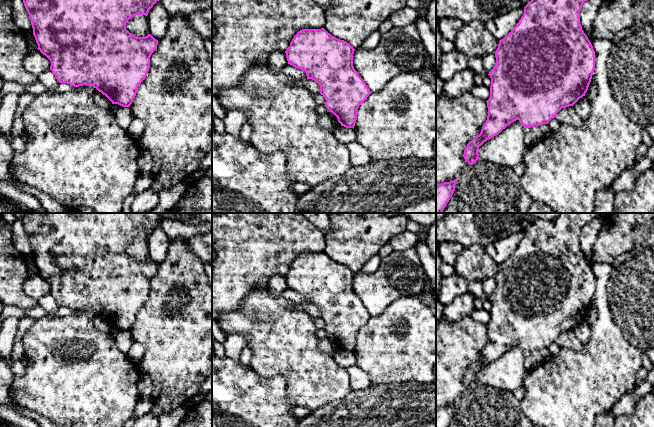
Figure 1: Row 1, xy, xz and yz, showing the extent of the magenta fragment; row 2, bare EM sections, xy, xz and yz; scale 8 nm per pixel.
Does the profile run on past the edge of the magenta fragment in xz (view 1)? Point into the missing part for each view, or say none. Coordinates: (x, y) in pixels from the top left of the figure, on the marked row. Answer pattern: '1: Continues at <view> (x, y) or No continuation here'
1: No continuation here

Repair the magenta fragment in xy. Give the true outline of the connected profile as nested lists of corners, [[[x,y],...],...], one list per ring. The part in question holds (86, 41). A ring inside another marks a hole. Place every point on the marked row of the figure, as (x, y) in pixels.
[[[23,0],[24,6],[29,14],[33,35],[38,45],[38,50],[45,55],[51,62],[50,70],[55,75],[59,83],[67,83],[74,87],[90,85],[105,95],[112,104],[118,104],[122,107],[130,107],[132,104],[138,87],[146,78],[150,68],[150,57],[158,45],[151,34],[145,37],[137,37],[126,29],[126,23],[129,19],[136,15],[148,15],[149,10],[159,0]]]

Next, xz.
[[[324,28],[300,30],[285,51],[288,64],[304,70],[307,79],[319,84],[320,94],[326,100],[324,106],[337,117],[341,126],[353,129],[359,106],[372,93],[354,69],[354,51],[353,46],[332,36]]]

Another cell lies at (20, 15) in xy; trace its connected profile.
[[[11,0],[11,5],[12,16],[16,26],[26,34],[33,32],[31,20],[23,0]]]

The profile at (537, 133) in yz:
[[[548,124],[531,127],[530,131],[525,135],[526,146],[532,146],[533,144],[543,140],[550,132],[551,129]]]

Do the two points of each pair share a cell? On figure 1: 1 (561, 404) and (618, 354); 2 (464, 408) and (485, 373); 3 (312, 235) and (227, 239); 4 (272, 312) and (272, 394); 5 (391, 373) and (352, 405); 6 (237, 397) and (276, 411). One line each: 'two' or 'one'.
1: one
2: two
3: one
4: two
5: two
6: one

